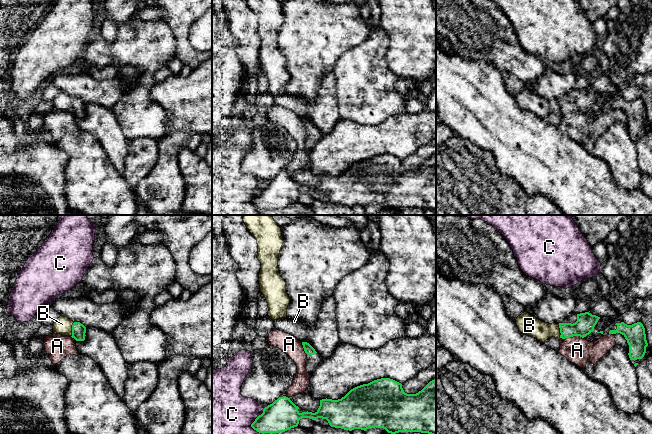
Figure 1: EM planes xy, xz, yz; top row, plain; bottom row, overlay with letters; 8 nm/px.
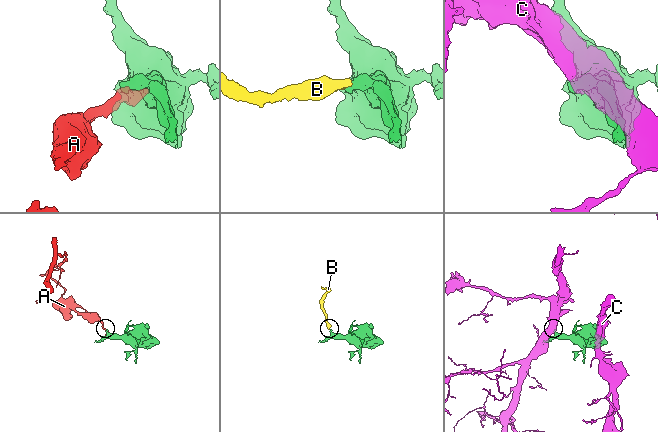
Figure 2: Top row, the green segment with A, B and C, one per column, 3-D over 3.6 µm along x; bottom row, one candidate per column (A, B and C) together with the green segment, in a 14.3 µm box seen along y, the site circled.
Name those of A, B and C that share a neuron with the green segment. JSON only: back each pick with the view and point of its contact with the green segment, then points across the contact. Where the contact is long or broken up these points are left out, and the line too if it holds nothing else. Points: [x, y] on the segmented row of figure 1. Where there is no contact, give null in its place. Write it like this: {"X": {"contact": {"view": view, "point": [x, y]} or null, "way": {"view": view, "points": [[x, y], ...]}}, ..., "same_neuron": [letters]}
{"B": {"contact": {"view": "xy", "point": [72, 329]}, "way": {"view": "xy", "points": [[78, 330], [72, 329], [63, 326]]}}, "same_neuron": ["B"]}

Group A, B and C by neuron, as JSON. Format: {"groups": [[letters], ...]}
{"groups": [["A"], ["B"], ["C"]]}

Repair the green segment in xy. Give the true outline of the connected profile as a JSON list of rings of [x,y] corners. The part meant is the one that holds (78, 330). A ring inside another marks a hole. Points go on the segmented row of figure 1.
[[[60,316],[53,323],[53,333],[71,336],[76,341],[84,341],[86,327],[80,322],[73,322],[65,316]]]

